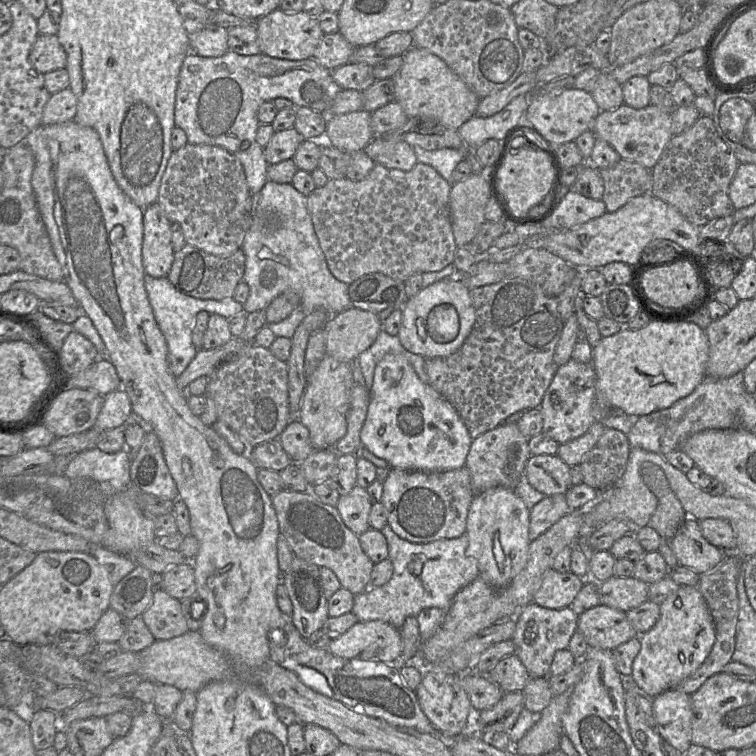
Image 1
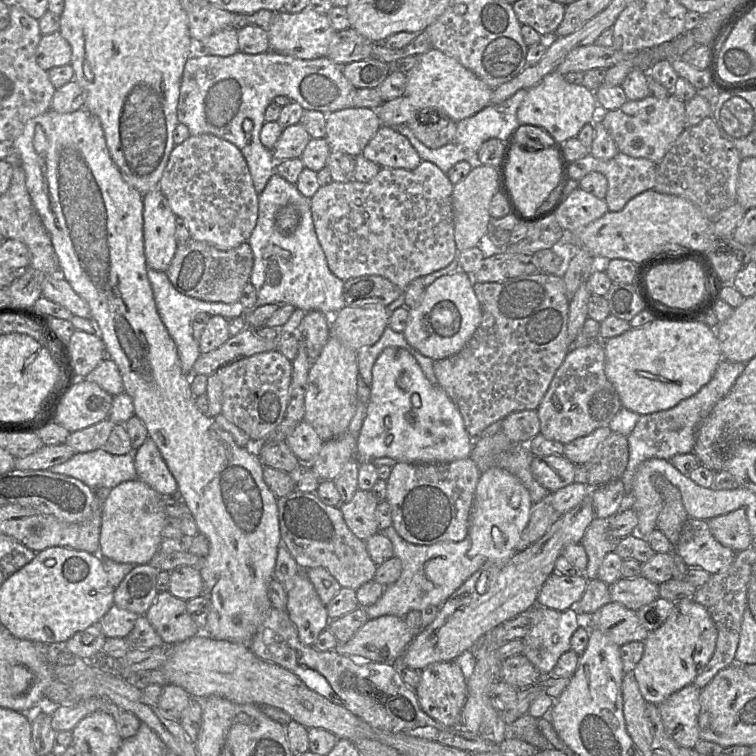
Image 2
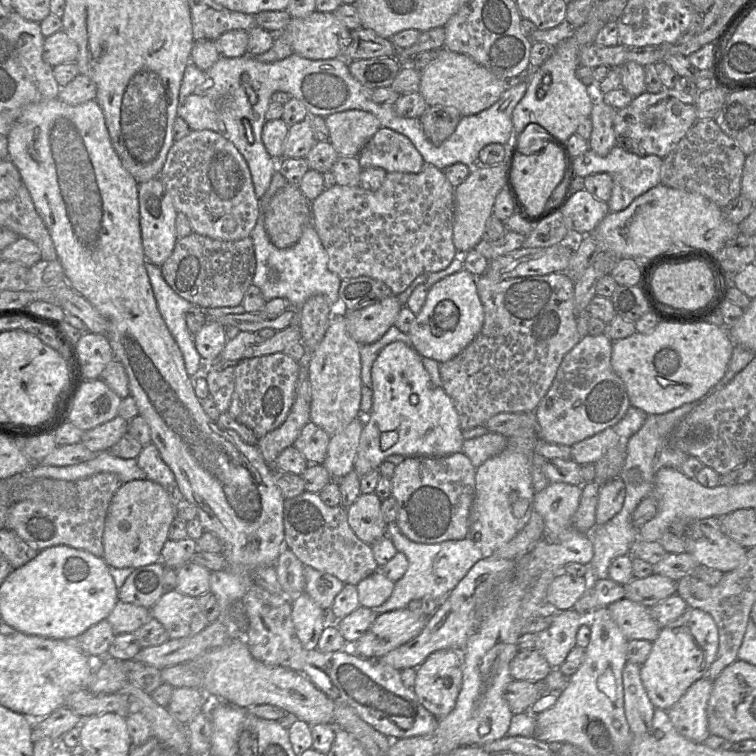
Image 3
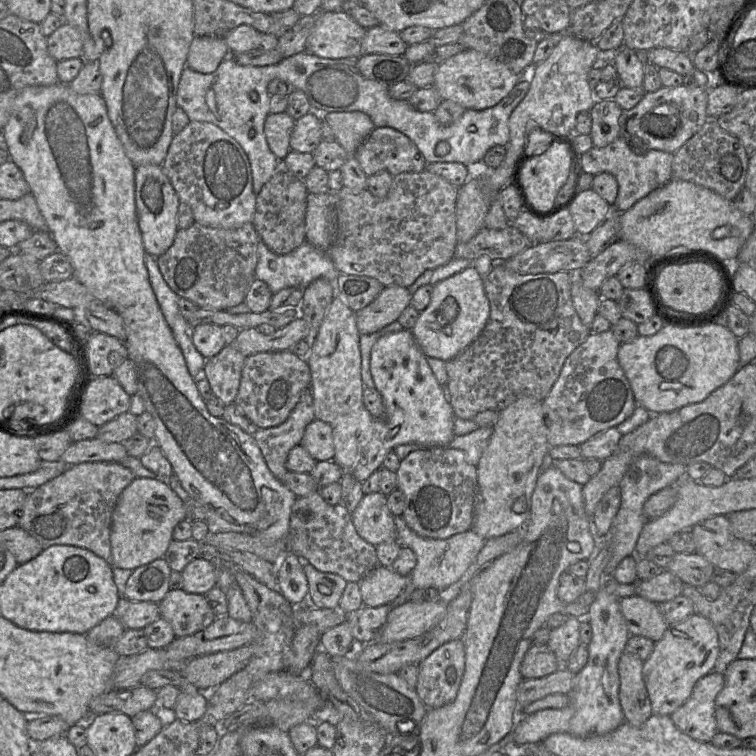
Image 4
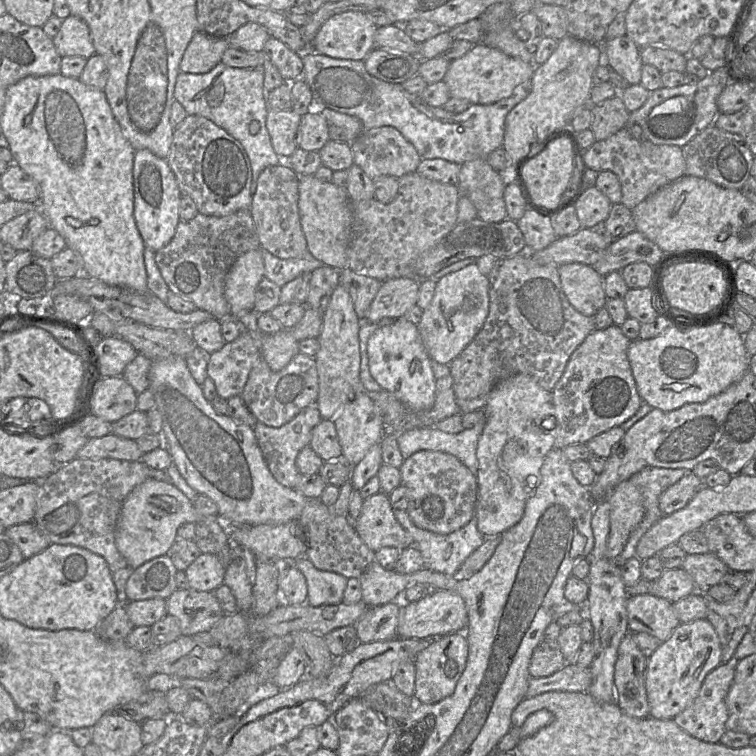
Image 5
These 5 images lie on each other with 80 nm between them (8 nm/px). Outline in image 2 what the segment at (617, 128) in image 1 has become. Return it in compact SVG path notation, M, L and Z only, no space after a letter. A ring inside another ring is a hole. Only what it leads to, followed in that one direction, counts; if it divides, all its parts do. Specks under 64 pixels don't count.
M673 94L663 99L647 96L641 100L628 100L612 111L601 111L599 119L619 152L634 158L646 158L657 164L686 128L685 102Z

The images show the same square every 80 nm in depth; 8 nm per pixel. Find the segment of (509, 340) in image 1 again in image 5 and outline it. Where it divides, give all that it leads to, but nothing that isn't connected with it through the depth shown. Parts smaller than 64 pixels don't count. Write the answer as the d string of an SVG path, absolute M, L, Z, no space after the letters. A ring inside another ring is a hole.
M528 251L497 259L489 279L489 314L471 343L449 364L453 389L460 414L484 409L488 396L501 380L527 374L547 391L552 391L562 377L572 353L595 327L594 317L577 311L568 301L559 275L559 266L537 263Z

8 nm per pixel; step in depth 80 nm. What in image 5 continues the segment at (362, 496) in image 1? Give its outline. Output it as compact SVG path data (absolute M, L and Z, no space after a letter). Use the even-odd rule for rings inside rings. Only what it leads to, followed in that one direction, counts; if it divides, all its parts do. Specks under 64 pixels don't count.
M382 491L363 501L354 529L373 552L383 547L402 550L413 545L413 538L395 517L389 494Z

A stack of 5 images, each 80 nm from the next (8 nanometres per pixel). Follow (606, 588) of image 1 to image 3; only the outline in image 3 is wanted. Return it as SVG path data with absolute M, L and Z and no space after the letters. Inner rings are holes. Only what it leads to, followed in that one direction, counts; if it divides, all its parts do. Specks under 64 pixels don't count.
M653 573L645 578L633 578L623 587L625 598L650 607L676 594L677 581Z

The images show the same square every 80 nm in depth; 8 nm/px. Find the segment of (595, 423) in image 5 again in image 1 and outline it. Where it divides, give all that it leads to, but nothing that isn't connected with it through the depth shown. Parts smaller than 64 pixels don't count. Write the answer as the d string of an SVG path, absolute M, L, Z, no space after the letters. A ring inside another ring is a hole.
M572 358L557 368L539 408L543 415L542 433L558 444L583 435L594 423L600 422L609 414L620 411L613 406L599 403L596 373L592 363L578 362Z

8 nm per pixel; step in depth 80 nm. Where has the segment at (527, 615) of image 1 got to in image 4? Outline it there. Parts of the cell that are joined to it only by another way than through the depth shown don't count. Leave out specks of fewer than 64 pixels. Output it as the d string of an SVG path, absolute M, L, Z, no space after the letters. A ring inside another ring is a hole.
M569 616L561 626L550 631L547 646L564 665L580 644L580 619Z

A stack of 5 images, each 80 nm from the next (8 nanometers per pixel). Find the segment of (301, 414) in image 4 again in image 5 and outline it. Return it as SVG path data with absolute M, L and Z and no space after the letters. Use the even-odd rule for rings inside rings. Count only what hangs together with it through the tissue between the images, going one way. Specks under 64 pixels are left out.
M316 405L301 410L293 419L279 428L266 426L257 422L254 426L254 435L262 456L275 480L290 489L294 489L300 475L296 467L298 453L309 446L313 428L322 420Z

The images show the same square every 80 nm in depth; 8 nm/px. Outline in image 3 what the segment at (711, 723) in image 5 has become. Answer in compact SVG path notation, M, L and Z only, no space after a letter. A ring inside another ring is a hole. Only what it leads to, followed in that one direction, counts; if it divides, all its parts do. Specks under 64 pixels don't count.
M702 677L667 709L667 714L675 729L682 736L696 743L703 743L710 736L707 704L712 688L713 680Z

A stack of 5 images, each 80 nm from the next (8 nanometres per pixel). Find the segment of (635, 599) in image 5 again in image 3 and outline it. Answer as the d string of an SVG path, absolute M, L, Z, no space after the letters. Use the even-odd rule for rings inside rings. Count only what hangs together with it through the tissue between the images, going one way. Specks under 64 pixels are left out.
M625 597L609 604L607 609L628 641L648 640L653 642L661 630L651 618L648 607Z

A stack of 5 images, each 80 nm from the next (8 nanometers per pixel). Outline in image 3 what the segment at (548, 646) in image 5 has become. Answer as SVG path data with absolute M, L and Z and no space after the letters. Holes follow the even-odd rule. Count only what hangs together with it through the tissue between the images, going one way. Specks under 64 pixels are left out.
M536 649L519 651L509 665L513 681L539 682L553 670L544 656Z

